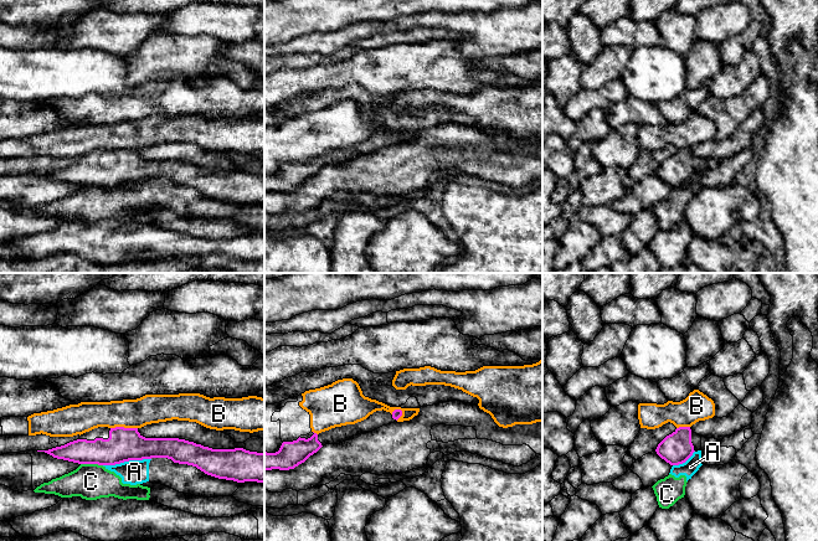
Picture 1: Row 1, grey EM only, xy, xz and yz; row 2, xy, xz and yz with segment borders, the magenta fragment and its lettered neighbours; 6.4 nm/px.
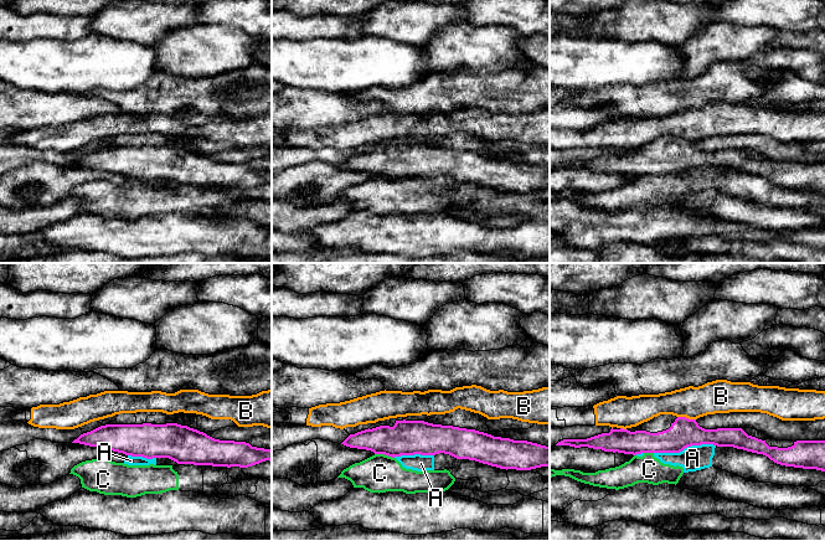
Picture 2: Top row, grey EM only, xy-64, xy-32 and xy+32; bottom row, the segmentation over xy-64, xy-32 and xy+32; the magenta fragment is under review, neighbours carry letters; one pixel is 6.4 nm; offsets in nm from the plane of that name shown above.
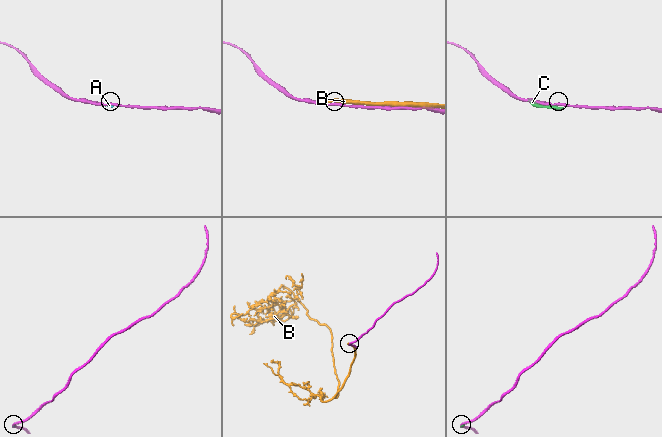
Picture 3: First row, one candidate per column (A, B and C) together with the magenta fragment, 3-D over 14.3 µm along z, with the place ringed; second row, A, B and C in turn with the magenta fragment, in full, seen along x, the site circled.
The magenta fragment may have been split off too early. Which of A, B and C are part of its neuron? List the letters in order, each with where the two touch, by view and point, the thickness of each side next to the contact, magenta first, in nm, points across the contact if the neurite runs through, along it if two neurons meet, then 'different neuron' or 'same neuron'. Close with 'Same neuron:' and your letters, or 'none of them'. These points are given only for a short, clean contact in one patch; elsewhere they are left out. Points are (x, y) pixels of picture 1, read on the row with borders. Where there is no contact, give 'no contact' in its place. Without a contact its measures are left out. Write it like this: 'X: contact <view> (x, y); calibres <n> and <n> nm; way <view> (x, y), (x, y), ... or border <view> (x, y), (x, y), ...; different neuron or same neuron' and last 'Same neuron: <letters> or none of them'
A: contact xy (127, 460); calibres 220 and 160 nm; different neuron
B: contact xy (123, 427); calibres 220 and 190 nm; different neuron
C: contact xy (92, 463); calibres 220 and 240 nm; different neuron
Same neuron: none of them

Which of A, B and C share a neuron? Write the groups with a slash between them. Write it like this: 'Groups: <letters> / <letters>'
Groups: A C / B

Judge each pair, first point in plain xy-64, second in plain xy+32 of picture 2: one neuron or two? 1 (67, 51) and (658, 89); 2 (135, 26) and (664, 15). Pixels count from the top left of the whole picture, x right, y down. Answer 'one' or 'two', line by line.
1: two
2: one

